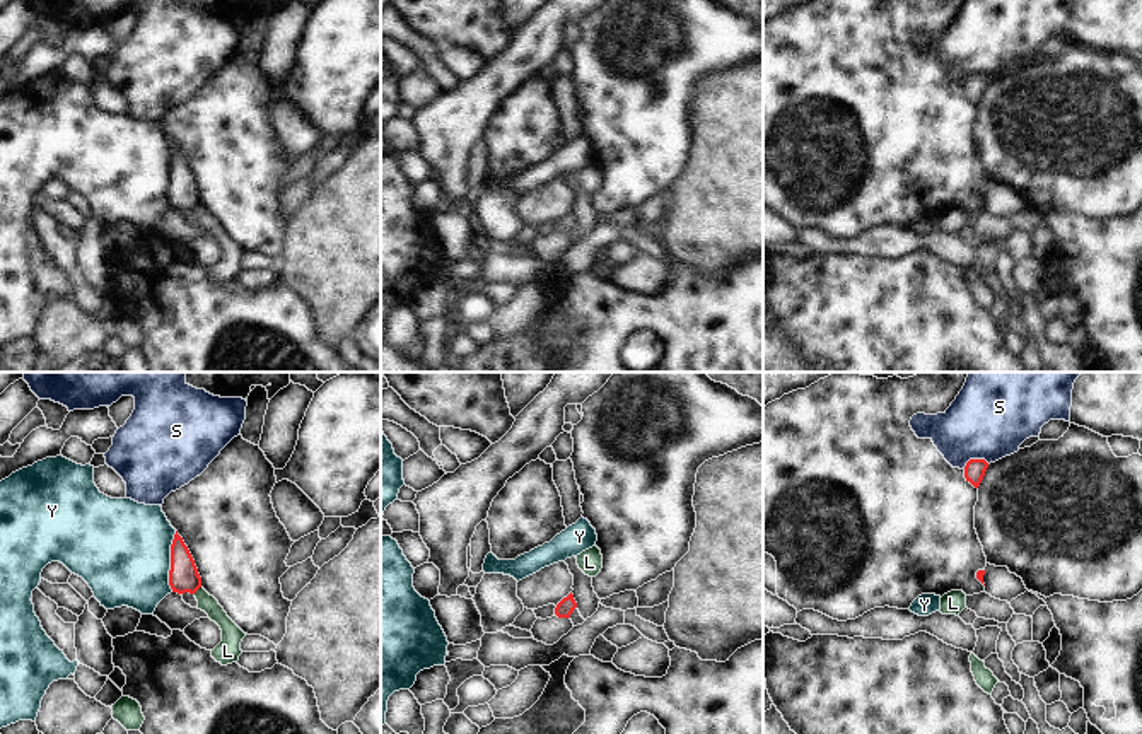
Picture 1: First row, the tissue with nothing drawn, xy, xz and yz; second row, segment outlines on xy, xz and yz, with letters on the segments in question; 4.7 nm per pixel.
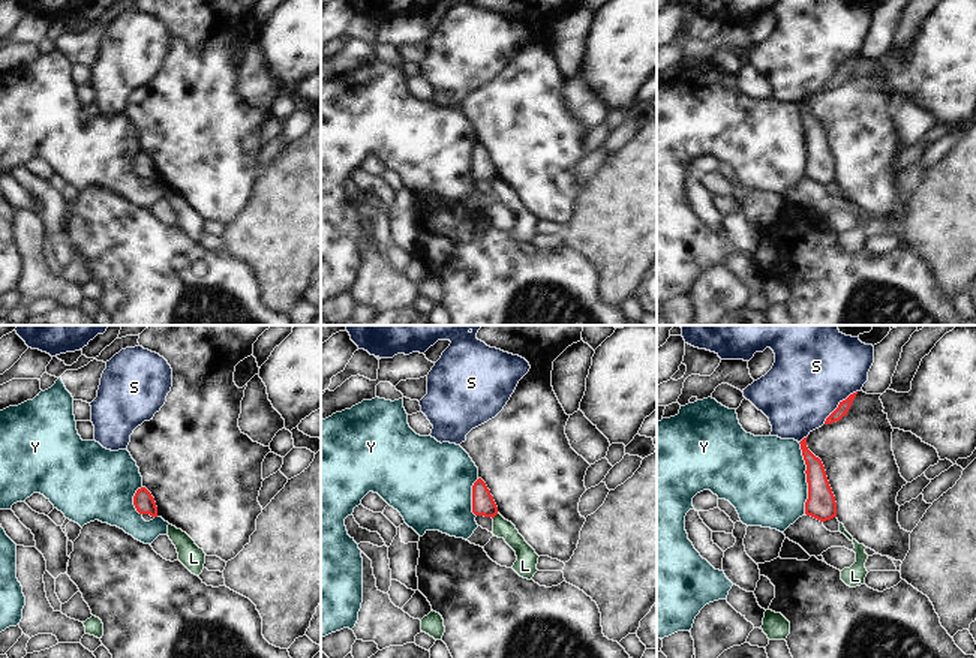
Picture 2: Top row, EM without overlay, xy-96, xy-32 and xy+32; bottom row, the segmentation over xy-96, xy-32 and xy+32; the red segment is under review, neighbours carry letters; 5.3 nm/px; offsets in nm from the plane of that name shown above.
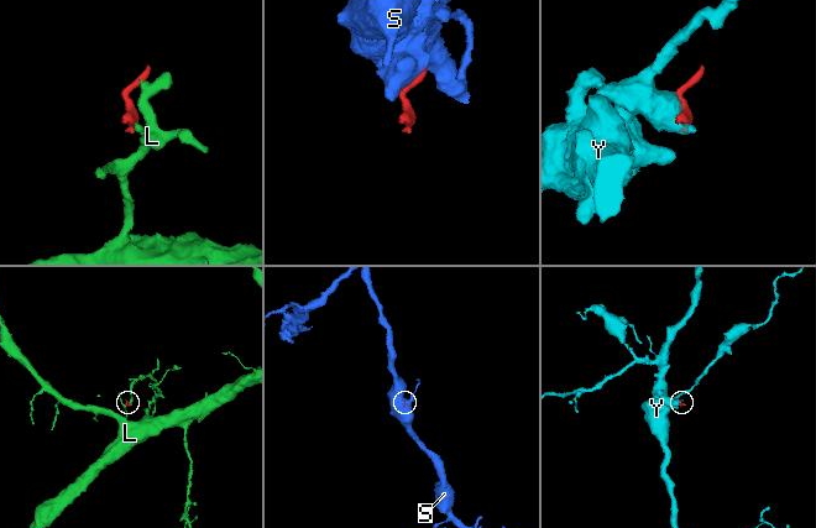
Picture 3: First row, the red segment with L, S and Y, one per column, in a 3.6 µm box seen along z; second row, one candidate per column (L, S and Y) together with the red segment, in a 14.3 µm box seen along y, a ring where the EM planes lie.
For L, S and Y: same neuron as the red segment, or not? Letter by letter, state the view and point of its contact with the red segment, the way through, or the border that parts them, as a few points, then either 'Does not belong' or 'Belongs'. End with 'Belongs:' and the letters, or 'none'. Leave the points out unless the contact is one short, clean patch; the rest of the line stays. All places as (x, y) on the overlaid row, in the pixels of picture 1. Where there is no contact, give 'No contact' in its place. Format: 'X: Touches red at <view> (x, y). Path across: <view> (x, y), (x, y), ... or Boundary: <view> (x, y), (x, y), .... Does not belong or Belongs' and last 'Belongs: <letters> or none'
L: Touches red at xy (197, 589). Boundary: xy (200, 586), (193, 593). Does not belong
S: Touches red at yz (975, 460). Boundary: yz (989, 463), (970, 460), (963, 468). Does not belong
Y: Touches red at xy (171, 562). Does not belong
Belongs: none

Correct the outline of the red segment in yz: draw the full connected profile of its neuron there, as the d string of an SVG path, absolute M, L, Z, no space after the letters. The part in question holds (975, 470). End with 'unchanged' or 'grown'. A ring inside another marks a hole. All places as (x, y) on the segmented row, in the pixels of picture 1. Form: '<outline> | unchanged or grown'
M970 459L964 466L966 481L970 481L975 488L978 488L985 476L987 468L988 463L985 459Z | unchanged

